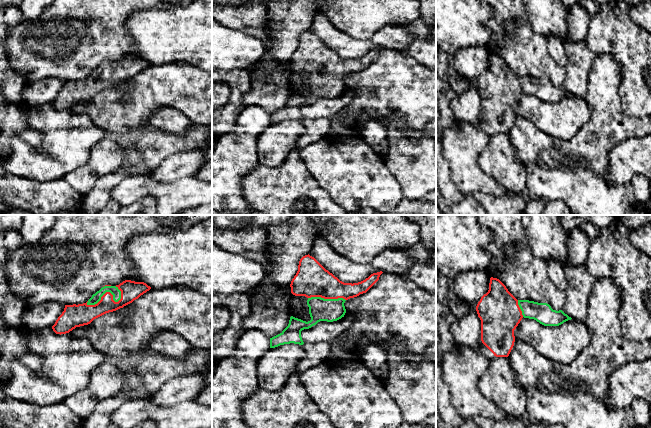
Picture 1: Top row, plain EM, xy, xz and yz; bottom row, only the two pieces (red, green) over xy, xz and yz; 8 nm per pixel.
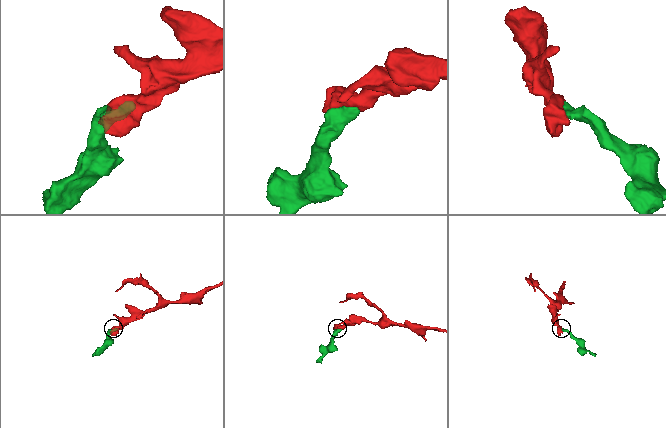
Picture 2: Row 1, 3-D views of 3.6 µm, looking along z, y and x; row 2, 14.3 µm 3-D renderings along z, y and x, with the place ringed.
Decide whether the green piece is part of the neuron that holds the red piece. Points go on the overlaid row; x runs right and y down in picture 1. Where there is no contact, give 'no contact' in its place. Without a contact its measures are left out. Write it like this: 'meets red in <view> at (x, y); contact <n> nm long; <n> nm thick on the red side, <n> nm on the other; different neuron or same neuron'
meets red in xy at (107, 292); contact 300 nm long; 160 nm thick on the red side, 70 nm on the other; same neuron

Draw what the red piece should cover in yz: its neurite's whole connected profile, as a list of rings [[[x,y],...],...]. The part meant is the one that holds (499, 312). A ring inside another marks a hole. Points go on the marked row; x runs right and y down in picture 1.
[[[490,278],[489,290],[484,294],[476,306],[481,320],[481,341],[476,349],[488,359],[508,357],[515,342],[514,330],[522,318],[534,319],[544,326],[559,326],[572,318],[562,310],[556,311],[547,303],[529,300],[517,300],[497,278]]]

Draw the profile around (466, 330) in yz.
[[[476,308],[470,310],[450,324],[450,332],[456,346],[470,346],[477,348],[481,341],[481,320]]]

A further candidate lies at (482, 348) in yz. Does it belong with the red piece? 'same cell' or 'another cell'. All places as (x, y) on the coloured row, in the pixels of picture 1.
same cell

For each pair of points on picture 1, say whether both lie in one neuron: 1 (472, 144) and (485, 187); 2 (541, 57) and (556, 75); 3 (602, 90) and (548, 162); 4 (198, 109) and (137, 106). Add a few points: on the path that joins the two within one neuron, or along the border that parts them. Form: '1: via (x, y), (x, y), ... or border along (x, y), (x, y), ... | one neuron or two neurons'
1: via (471, 155), (471, 173), (474, 176) | one neuron
2: via (542, 61), (552, 71) | one neuron
3: via (602, 111), (602, 122), (569, 155) | one neuron
4: via (183, 99), (152, 99) | one neuron

